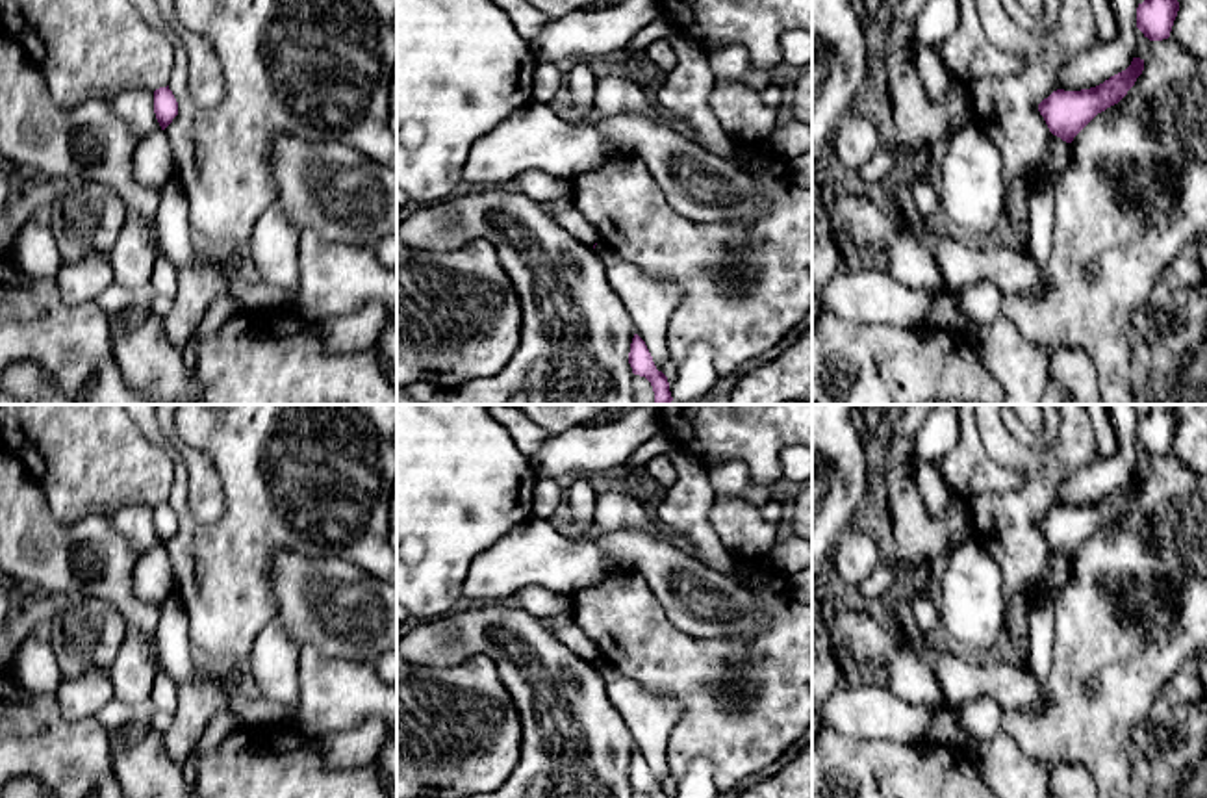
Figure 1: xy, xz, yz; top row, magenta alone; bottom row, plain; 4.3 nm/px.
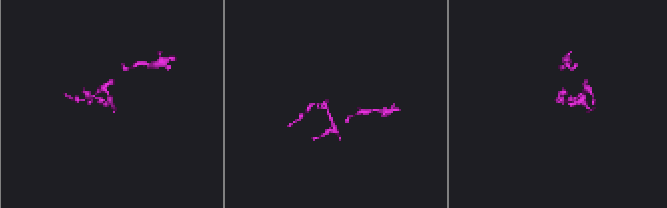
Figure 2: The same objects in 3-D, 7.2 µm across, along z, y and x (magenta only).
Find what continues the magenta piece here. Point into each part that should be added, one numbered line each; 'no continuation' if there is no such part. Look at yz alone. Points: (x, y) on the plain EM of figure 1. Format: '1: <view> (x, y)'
no continuation

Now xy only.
no continuation

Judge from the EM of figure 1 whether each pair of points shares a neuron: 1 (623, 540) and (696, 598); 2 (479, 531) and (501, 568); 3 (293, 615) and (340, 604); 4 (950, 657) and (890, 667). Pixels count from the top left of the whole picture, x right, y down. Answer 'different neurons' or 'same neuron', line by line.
1: same neuron
2: different neurons
3: same neuron
4: different neurons

